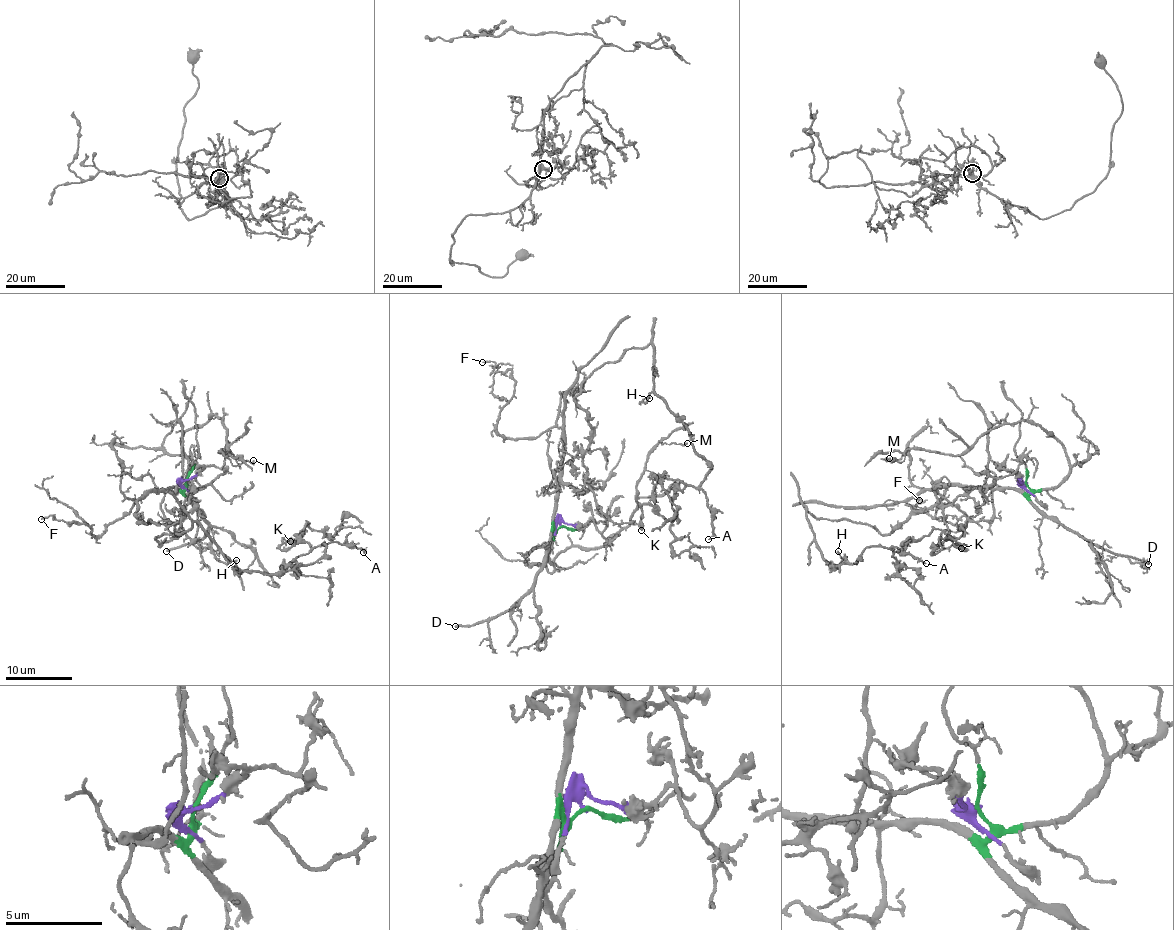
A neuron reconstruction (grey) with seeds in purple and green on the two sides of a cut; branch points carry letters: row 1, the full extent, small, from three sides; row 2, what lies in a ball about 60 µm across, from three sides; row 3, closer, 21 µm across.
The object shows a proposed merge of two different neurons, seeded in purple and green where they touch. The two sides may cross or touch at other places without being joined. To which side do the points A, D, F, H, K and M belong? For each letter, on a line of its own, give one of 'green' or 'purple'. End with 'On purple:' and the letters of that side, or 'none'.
A: purple
D: green
F: green
H: purple
K: purple
M: green
On purple: A, H, K

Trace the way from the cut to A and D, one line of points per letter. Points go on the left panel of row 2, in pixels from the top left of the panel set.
A: (185, 479), (224, 473), (193, 489), (159, 545), (198, 524), (240, 569), (281, 574), (325, 544), (364, 553)
D: (185, 479), (184, 492), (189, 501), (197, 509), (201, 508), (203, 517), (209, 522), (202, 540), (166, 551)

